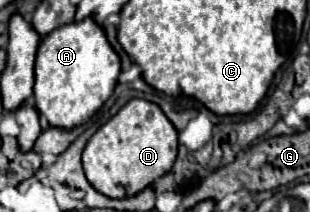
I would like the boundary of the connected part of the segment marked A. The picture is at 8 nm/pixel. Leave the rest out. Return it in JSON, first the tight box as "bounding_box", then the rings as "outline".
{"bounding_box":[34,18,120,128],"outline":[[[92,18],[70,22],[46,34],[36,52],[34,102],[50,126],[74,128],[84,124],[114,92],[120,74],[120,56],[110,46],[106,32]]]}

